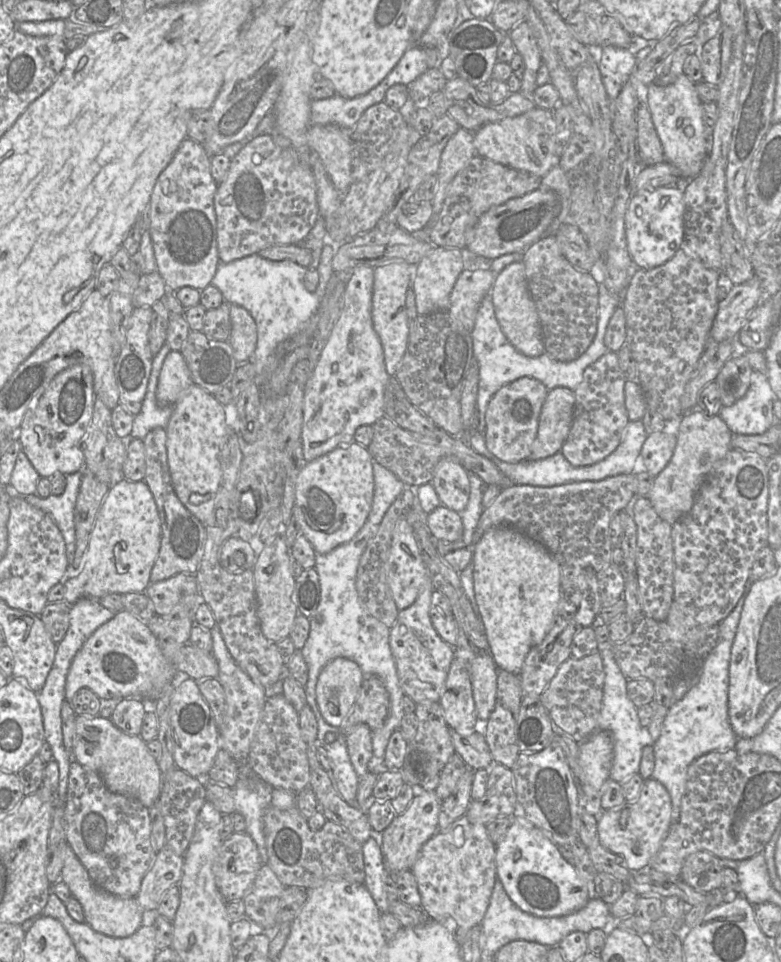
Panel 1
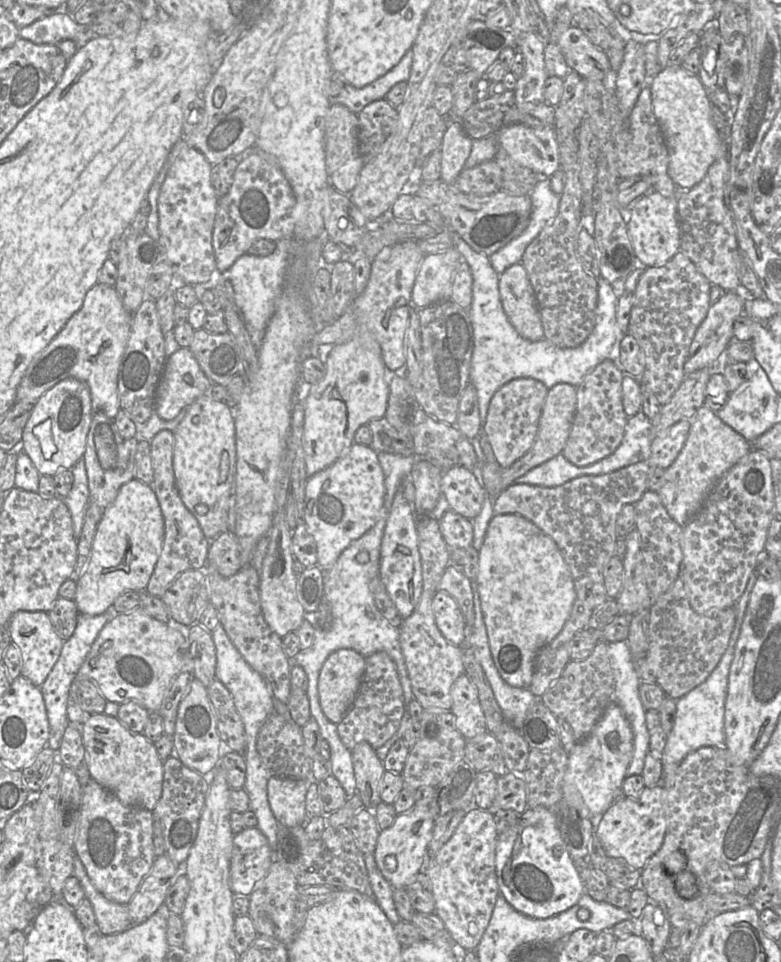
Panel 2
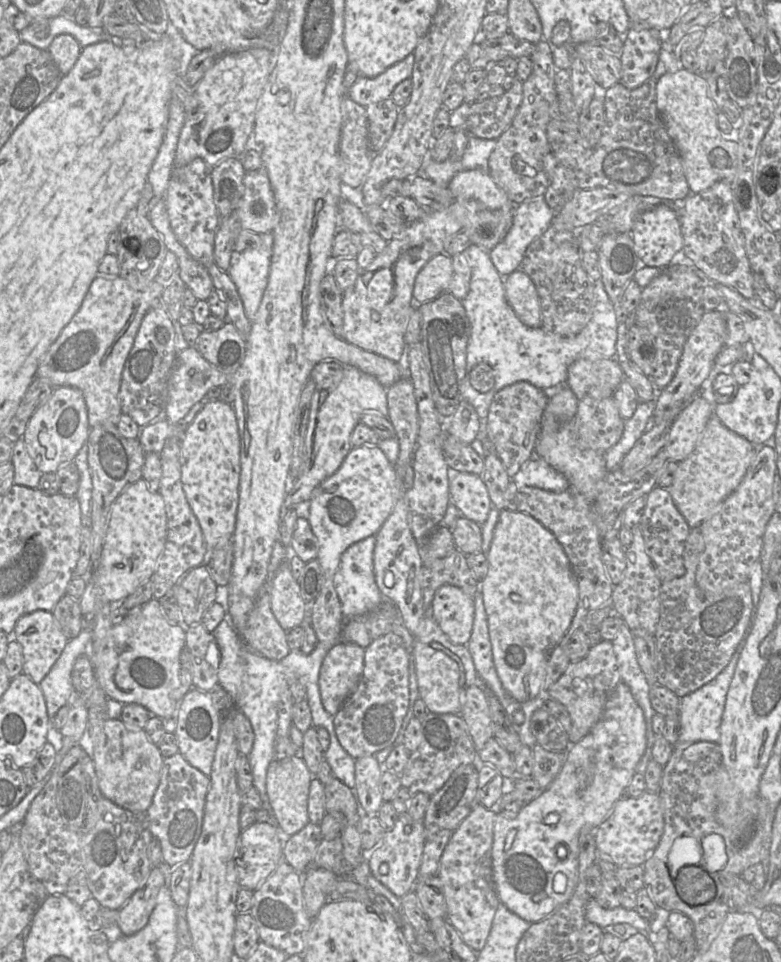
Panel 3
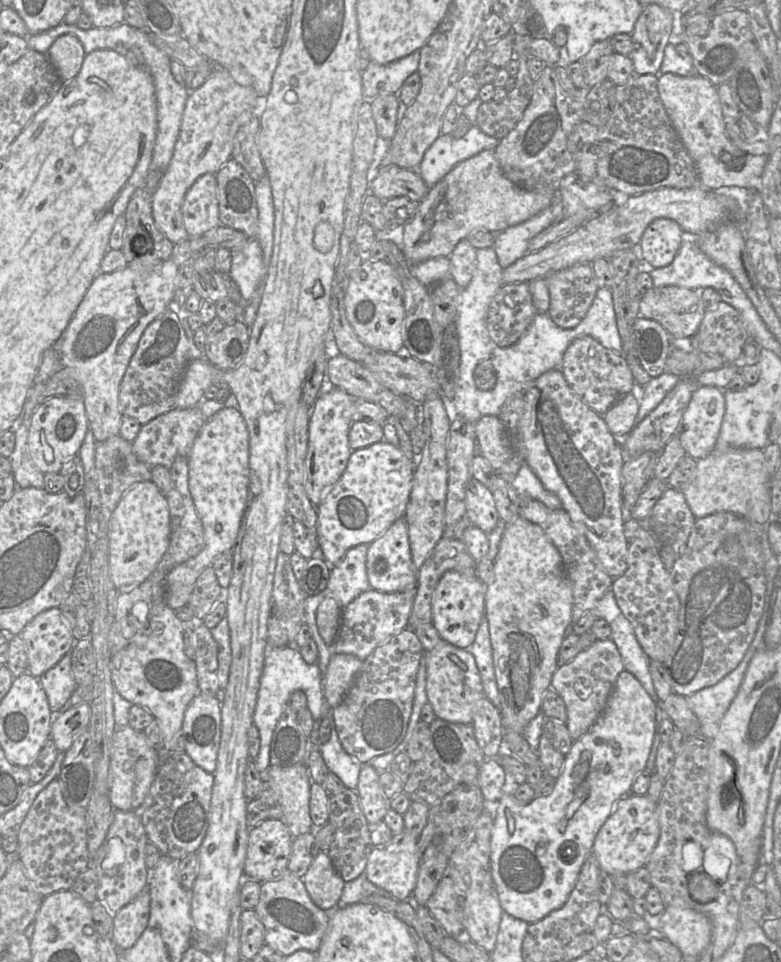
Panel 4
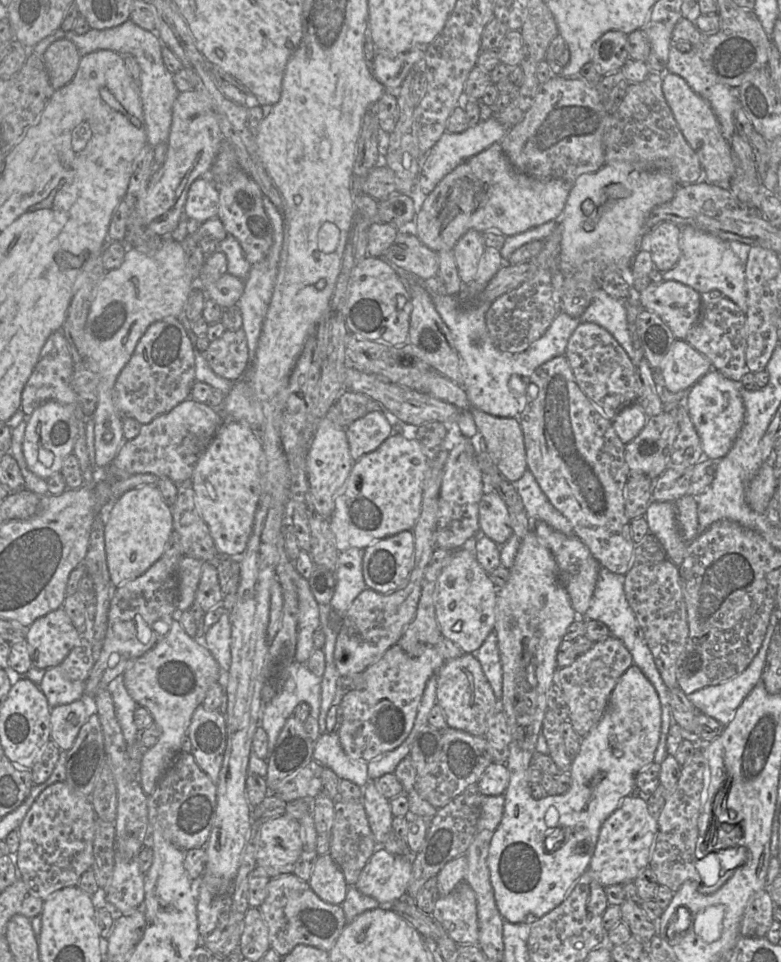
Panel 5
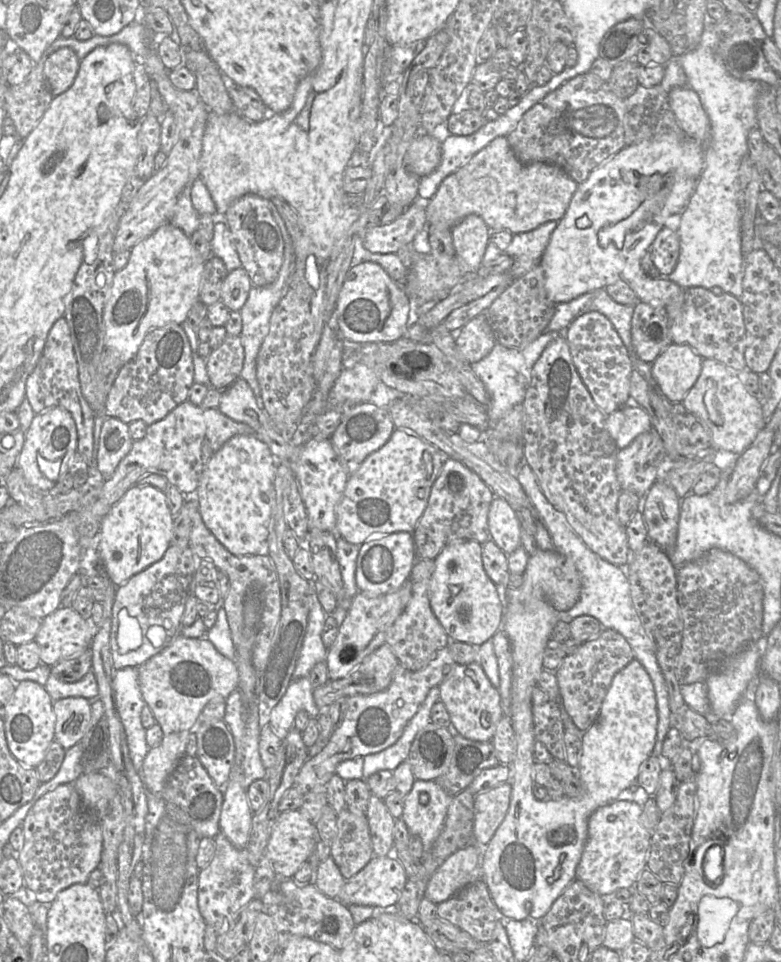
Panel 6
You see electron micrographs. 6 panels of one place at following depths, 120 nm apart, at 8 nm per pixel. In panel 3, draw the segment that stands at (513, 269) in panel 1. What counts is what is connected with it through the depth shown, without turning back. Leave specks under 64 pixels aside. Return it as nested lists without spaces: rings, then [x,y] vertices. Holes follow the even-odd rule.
[[[521,267],[503,277],[506,299],[520,321],[530,328],[542,327],[540,298],[532,279]]]

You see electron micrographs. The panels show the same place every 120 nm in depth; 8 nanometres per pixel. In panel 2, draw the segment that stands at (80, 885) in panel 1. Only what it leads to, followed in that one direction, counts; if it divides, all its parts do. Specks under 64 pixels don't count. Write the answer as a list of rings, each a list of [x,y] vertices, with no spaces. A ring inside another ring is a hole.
[[[75,854],[73,875],[79,880],[86,898],[91,902],[96,929],[104,935],[120,933],[133,925],[127,904],[119,904],[107,899],[93,885],[87,871]]]

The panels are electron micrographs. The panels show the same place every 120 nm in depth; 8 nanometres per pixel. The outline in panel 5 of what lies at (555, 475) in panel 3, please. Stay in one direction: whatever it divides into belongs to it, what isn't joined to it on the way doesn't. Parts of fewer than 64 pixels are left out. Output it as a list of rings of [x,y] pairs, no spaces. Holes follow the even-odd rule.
[[[529,469],[525,470],[522,477],[513,484],[532,521],[544,521],[557,531],[575,535],[570,521],[553,506]]]

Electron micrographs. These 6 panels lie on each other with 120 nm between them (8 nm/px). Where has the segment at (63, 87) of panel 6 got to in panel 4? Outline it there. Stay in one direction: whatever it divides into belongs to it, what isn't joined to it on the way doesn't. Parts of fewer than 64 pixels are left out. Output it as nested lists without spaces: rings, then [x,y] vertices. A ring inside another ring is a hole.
[[[63,34],[50,46],[47,56],[62,82],[68,82],[78,74],[85,52],[81,42],[72,34]]]

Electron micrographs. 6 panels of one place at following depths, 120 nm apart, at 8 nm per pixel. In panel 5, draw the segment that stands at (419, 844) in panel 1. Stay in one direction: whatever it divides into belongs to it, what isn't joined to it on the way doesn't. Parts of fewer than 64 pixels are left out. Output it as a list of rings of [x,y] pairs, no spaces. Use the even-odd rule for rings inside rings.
[[[378,847],[364,866],[355,887],[379,903],[390,903],[405,898],[412,873],[412,857],[400,856]]]

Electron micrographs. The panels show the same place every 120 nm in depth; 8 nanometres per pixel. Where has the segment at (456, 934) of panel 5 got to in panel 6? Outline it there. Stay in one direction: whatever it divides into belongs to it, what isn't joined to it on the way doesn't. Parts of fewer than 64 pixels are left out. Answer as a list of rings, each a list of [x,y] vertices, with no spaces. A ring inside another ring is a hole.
[[[483,879],[468,884],[448,900],[437,904],[437,913],[481,942],[492,940],[501,918]]]

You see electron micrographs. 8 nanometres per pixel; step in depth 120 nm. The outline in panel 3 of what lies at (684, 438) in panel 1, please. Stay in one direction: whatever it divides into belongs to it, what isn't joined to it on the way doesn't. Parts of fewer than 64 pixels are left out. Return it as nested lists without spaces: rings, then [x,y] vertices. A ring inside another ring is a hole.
[[[714,413],[708,420],[693,452],[678,463],[672,484],[665,488],[669,491],[676,507],[690,528],[700,526],[721,507],[724,500],[740,485],[749,466],[755,458],[758,448],[746,438],[728,429]]]

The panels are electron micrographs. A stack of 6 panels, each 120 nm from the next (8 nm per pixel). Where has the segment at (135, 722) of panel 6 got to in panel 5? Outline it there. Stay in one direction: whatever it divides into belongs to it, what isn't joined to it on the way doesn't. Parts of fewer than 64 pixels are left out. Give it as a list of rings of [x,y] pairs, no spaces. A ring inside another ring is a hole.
[[[122,675],[111,681],[107,689],[112,695],[114,710],[127,744],[135,744],[139,741],[140,732],[134,723],[134,712],[137,703],[127,692]]]

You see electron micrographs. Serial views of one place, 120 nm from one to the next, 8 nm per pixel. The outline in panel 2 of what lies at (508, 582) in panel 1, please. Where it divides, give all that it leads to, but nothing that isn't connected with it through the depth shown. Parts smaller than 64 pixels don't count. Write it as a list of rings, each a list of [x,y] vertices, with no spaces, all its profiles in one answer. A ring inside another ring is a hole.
[[[495,514],[479,550],[477,584],[499,674],[513,687],[529,688],[538,651],[561,632],[576,599],[574,580],[560,548],[529,519]]]

